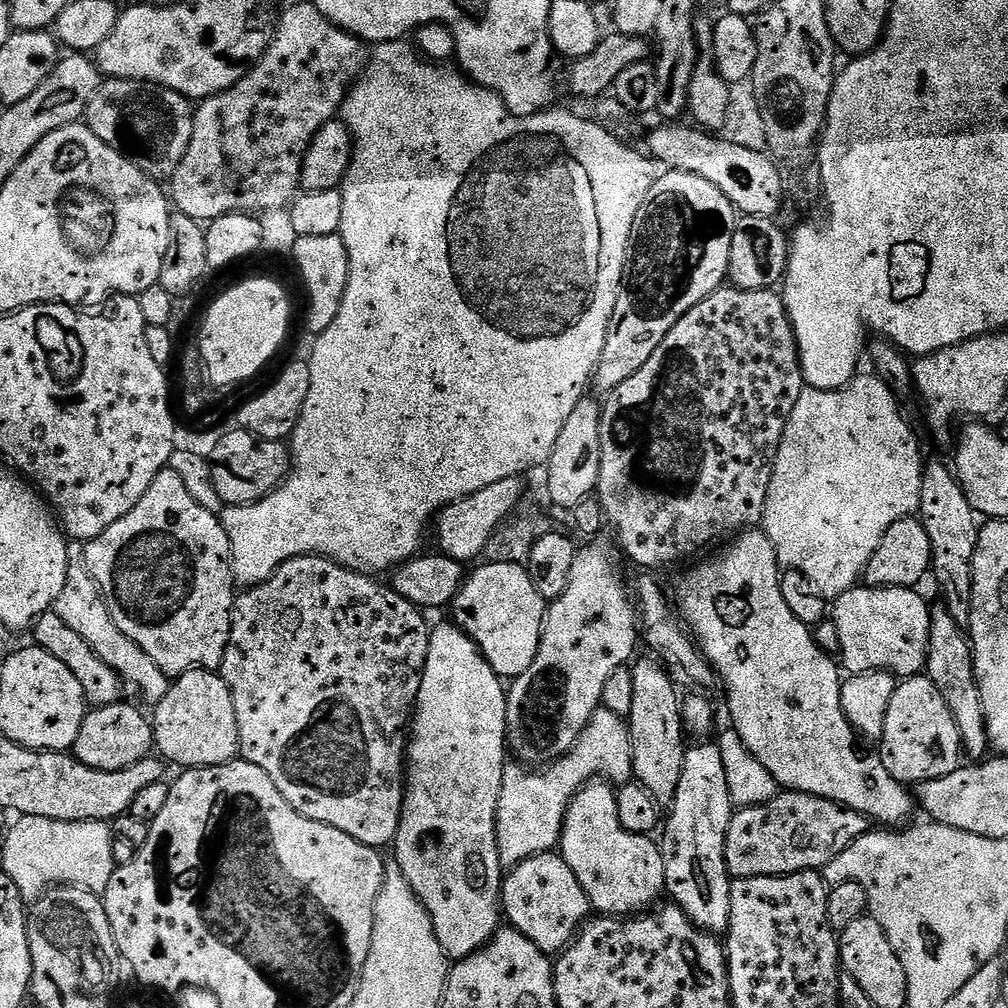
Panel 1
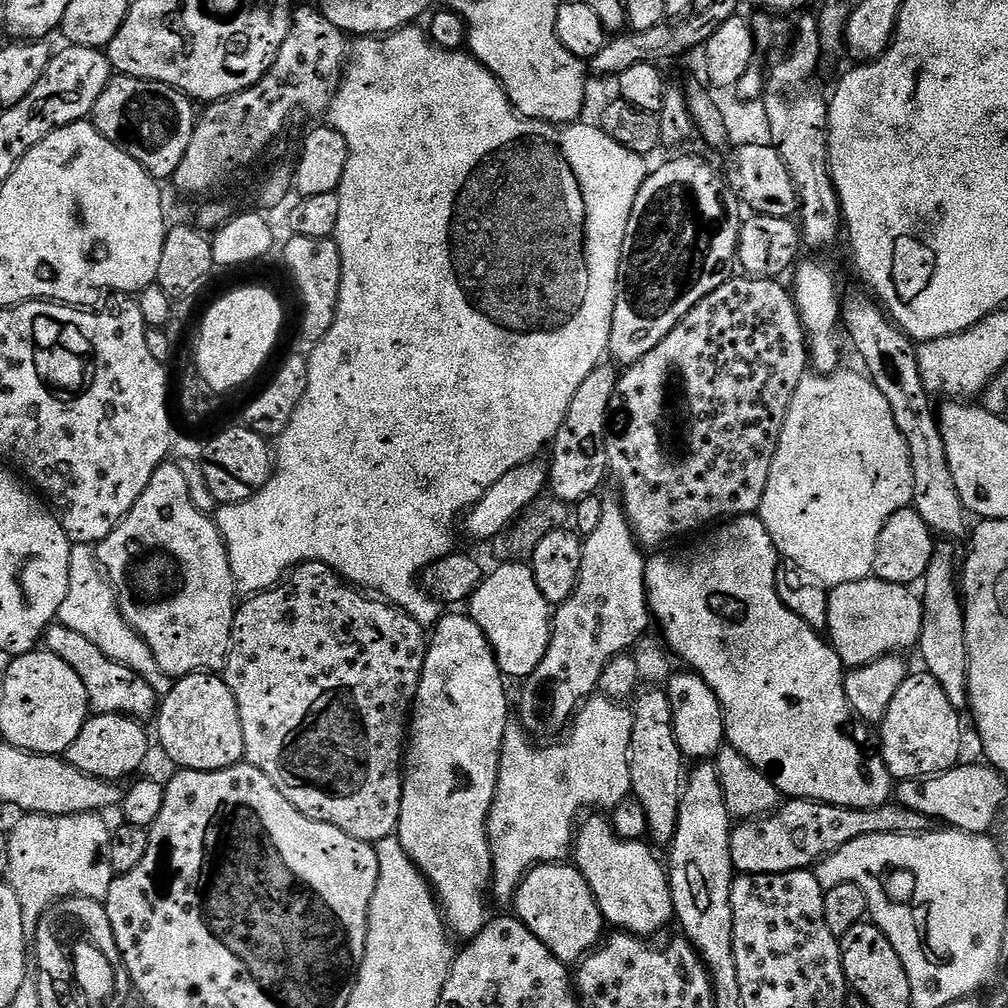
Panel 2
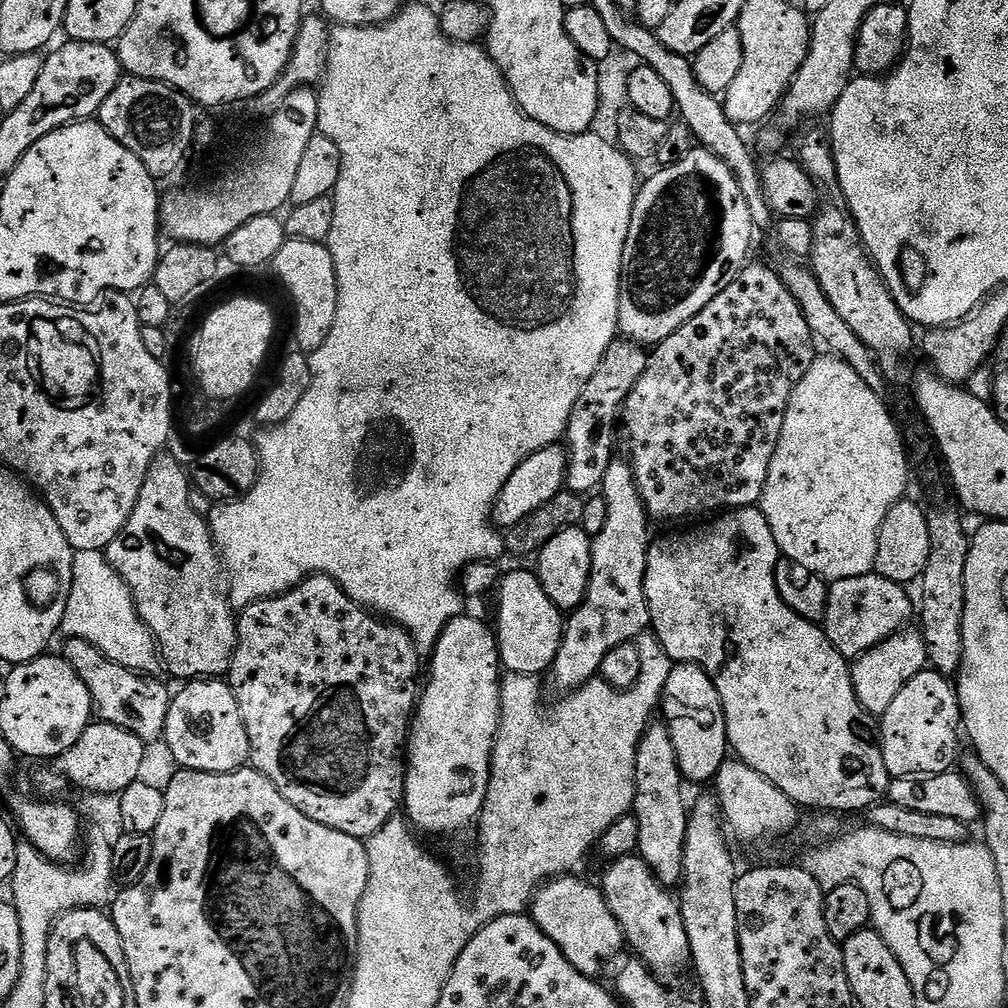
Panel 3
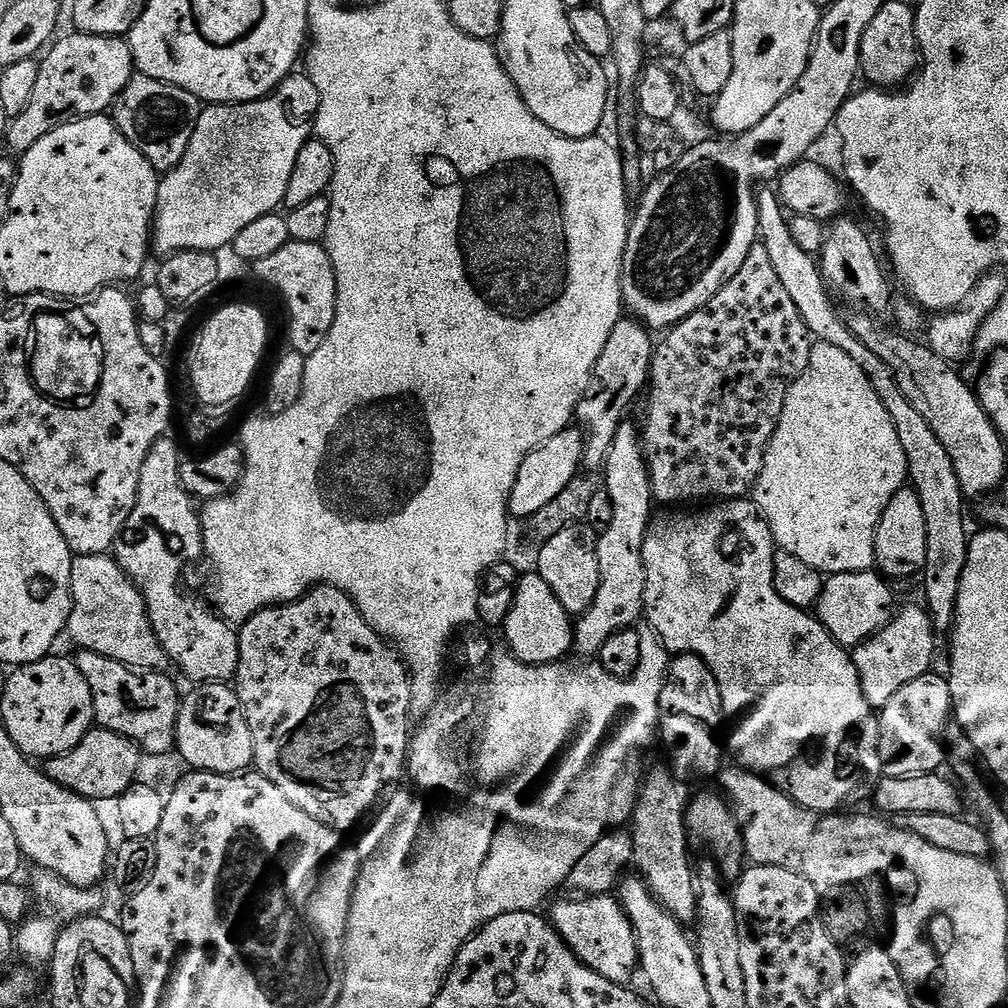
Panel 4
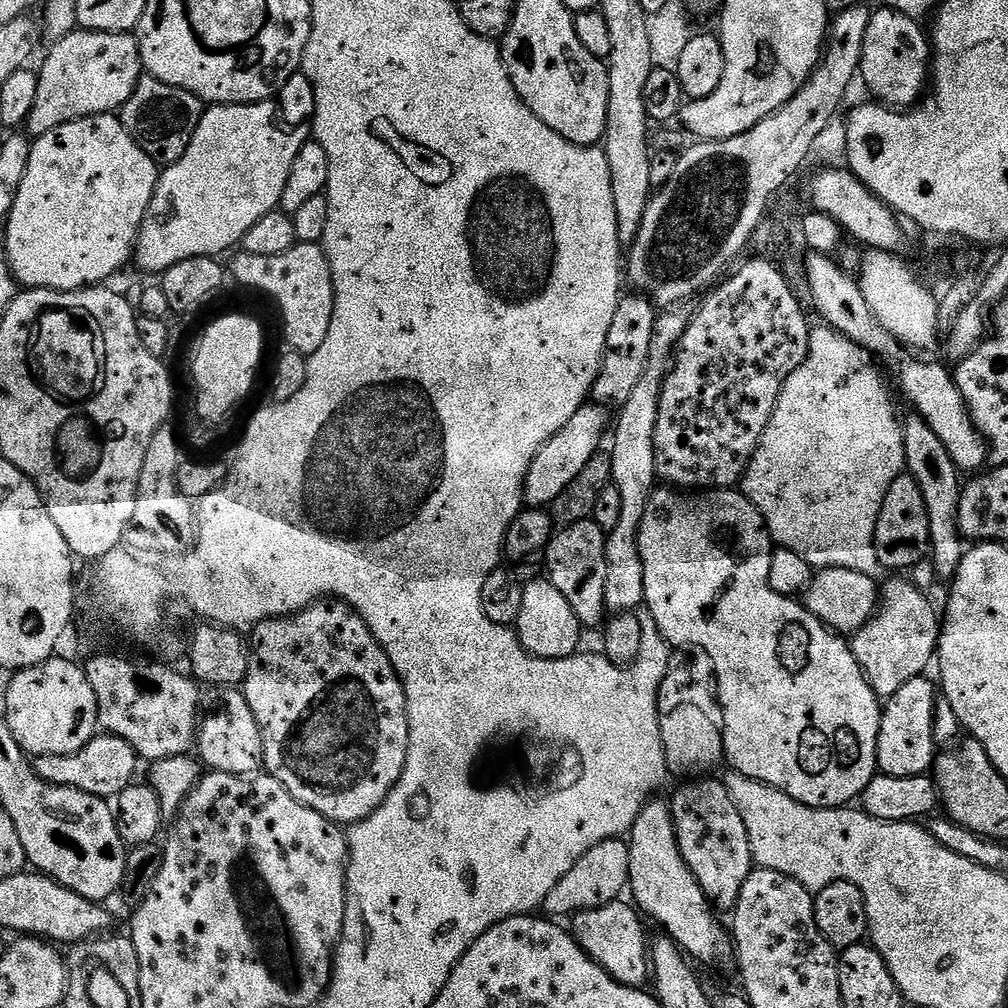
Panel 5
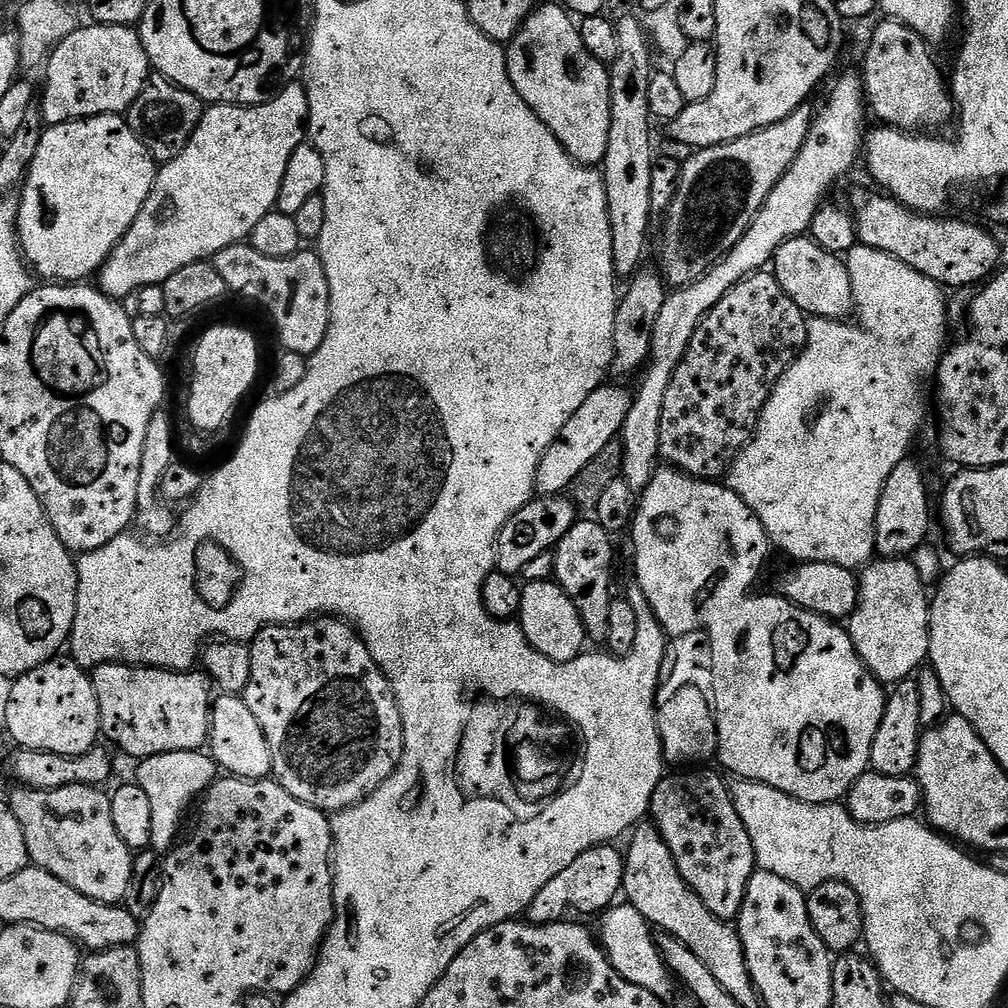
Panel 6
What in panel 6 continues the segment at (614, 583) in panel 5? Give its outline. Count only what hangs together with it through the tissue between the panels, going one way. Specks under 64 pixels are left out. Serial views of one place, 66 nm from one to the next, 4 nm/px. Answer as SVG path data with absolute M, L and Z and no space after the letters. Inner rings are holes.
M848 72L836 80L836 85L828 92L828 101L821 106L820 112L815 113L812 128L808 131L804 144L798 150L798 156L794 158L792 165L782 174L782 178L770 190L766 202L760 208L760 213L750 222L746 234L717 262L706 275L687 284L684 288L669 291L666 302L662 302L662 310L658 319L654 322L654 334L652 335L652 354L639 377L640 389L635 389L630 414L626 414L624 429L621 430L618 440L624 446L624 471L622 478L630 486L634 494L643 492L644 487L650 482L653 472L658 467L660 455L660 423L662 422L662 402L666 402L666 390L670 390L670 382L694 338L694 330L698 330L700 320L712 309L738 282L742 282L753 272L765 271L775 261L778 246L795 236L803 236L811 229L812 219L816 209L825 203L828 187L835 180L840 180L856 164L860 156L860 147L864 144L864 112L866 116L866 100L864 97L864 81L859 75Z

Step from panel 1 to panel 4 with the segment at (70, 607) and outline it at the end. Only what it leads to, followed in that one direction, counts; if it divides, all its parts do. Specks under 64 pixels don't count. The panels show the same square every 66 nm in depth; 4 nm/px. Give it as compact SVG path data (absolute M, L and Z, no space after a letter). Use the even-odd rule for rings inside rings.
M108 552L86 554L85 556L73 555L70 586L72 587L72 609L66 636L67 639L70 638L77 644L75 646L77 649L102 654L114 662L122 662L126 667L142 672L159 672L169 667L168 655L164 652L162 642L158 642L152 629L152 623L148 617L148 607L144 605L144 596L134 581L125 574L115 555Z

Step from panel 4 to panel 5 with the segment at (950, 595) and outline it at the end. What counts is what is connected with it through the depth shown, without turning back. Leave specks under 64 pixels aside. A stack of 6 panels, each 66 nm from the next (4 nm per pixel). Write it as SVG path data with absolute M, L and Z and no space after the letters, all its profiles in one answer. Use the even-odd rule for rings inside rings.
M909 414L908 417L905 415L902 427L906 472L914 478L914 482L918 482L918 490L922 490L922 502L926 502L926 514L930 522L928 546L932 568L944 579L944 582L951 582L956 577L956 571L966 551L966 541L961 536L958 526L962 473L950 458L946 446L942 446L942 438L938 438L938 434L930 430L930 426L922 417L915 414Z

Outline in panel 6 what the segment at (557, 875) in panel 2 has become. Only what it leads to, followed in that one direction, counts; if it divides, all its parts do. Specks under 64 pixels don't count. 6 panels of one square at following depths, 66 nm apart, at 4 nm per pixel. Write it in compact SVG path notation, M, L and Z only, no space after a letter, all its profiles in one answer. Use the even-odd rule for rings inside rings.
M627 902L613 904L611 908L599 913L599 920L600 947L608 955L614 970L618 970L618 974L626 978L626 982L634 982L634 986L642 986L642 990L650 990L650 994L654 994L660 1000L671 1001L671 996L675 994L676 988L678 989L678 981L660 953L660 945L648 920L642 918L636 907Z

